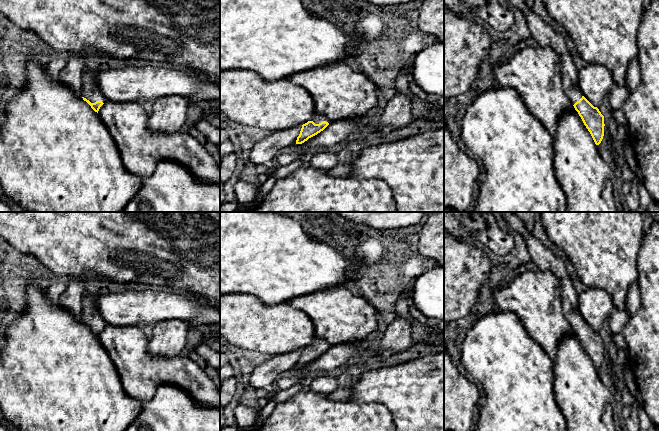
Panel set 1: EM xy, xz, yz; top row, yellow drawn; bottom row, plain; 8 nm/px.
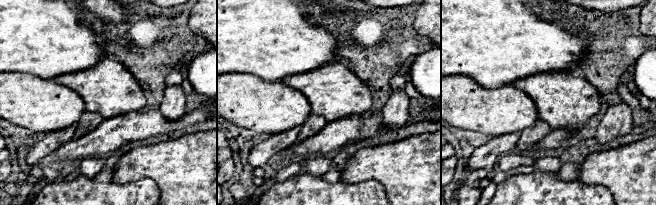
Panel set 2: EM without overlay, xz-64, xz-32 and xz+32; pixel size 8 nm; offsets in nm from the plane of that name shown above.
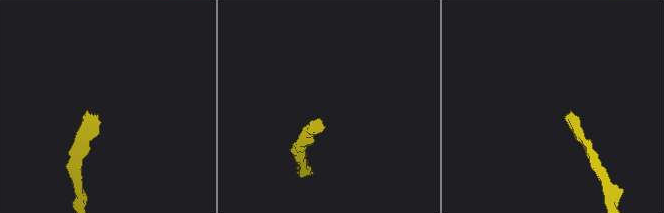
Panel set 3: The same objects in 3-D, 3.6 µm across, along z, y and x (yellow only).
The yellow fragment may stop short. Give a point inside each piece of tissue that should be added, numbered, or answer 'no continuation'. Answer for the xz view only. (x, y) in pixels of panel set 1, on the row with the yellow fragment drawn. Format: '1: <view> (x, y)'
1: xz (317, 118)

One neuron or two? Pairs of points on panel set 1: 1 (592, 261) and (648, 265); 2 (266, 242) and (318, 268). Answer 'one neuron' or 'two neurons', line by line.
1: two neurons
2: one neuron

